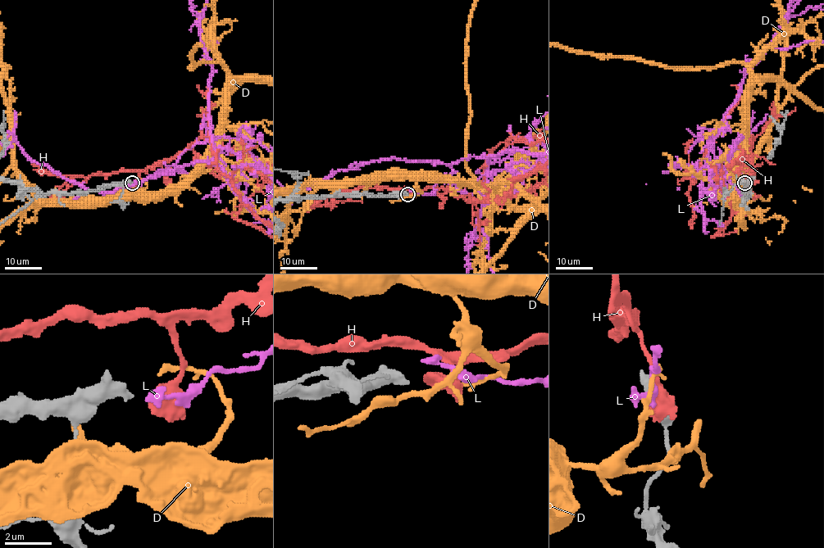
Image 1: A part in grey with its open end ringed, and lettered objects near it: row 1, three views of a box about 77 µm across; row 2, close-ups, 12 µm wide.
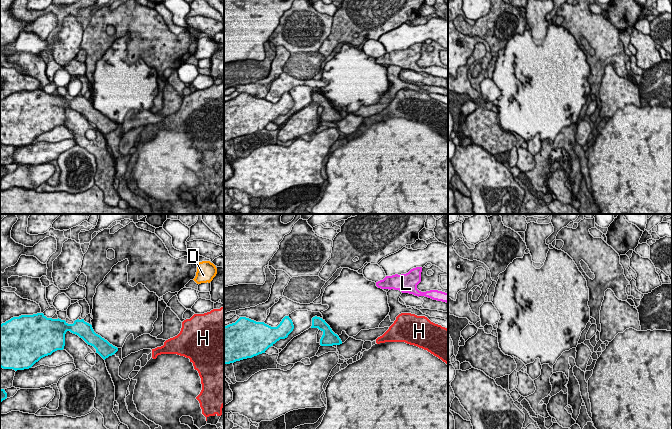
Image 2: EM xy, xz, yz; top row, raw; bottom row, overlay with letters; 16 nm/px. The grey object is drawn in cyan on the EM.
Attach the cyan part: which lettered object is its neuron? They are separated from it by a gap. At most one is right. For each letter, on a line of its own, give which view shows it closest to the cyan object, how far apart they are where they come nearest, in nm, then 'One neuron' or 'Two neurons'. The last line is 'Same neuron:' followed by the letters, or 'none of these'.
D: Closest in xy. Distance 1650 nm. Two neurons
H: Closest in xy. Distance 550 nm. Two neurons
L: Closest in xz. Distance 1000 nm. Two neurons
Same neuron: none of these

